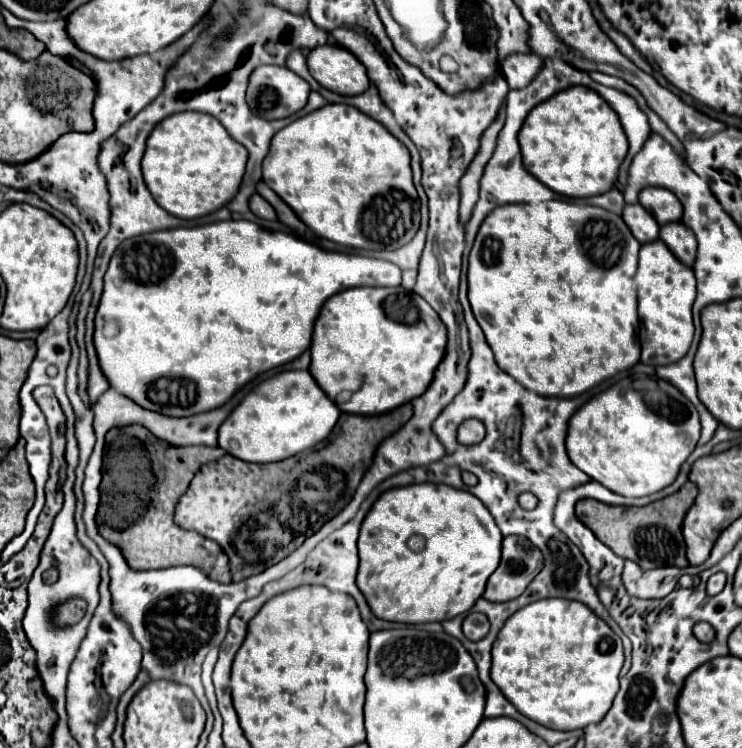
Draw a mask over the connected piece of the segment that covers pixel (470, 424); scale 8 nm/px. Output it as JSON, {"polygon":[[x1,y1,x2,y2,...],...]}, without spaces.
{"polygon":[[466,419,460,427,458,427,458,443,462,445,474,445,480,443,486,435,486,427,482,421,478,419]]}

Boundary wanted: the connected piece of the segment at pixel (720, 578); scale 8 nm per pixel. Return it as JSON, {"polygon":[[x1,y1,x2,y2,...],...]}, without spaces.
{"polygon":[[714,573,710,579,708,579,708,585,706,585,706,593,708,595,718,595,722,589,724,589,724,583,726,583,726,575,724,573]]}

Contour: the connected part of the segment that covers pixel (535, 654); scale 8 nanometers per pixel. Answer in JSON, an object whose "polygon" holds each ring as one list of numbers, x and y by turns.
{"polygon":[[544,599,518,609,500,629,492,647,490,677,502,695,528,719,558,731,584,729,600,721,616,697,618,675,624,663,622,641,616,633,588,611,582,603,568,599]]}

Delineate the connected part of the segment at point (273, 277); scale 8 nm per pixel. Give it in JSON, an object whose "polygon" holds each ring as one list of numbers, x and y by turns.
{"polygon":[[252,221,154,231,126,239,112,255,96,311,94,345,112,389,130,395,144,409,190,417,224,405,260,373,300,357,310,347,318,313,332,295,358,285,396,287,400,281,400,267,394,263,324,251,290,233,266,231]]}

